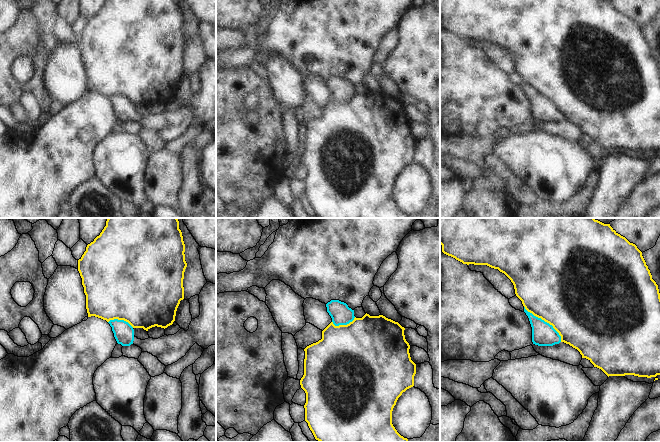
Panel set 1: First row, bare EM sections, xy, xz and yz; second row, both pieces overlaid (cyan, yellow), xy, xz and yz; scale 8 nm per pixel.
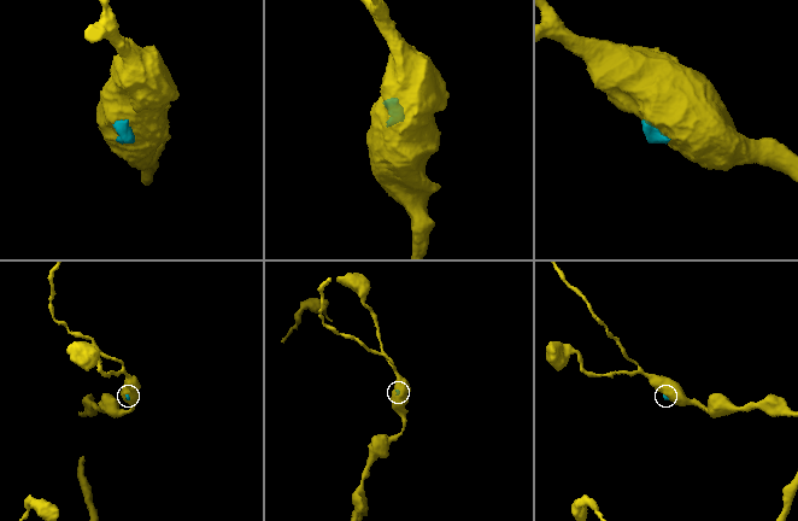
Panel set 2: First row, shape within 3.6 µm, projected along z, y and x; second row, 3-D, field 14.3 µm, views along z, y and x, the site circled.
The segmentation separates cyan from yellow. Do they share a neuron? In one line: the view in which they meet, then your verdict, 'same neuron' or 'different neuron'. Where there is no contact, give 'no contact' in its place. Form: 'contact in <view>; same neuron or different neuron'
contact in yz; different neuron

